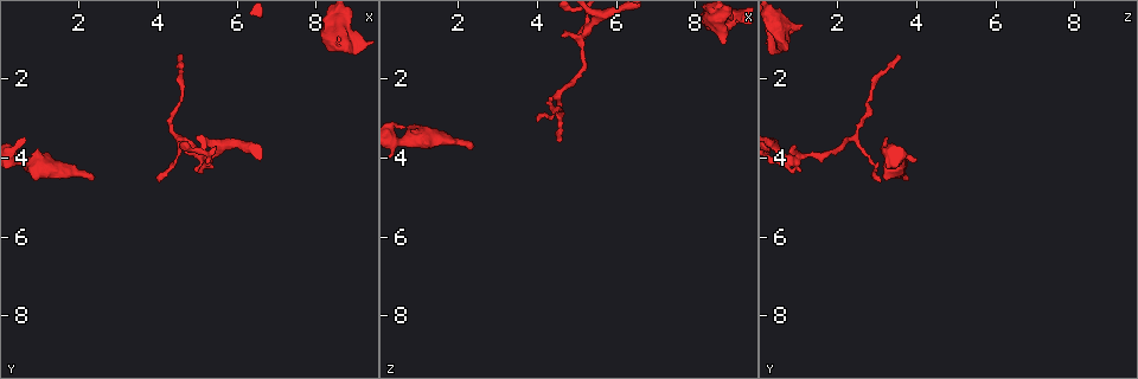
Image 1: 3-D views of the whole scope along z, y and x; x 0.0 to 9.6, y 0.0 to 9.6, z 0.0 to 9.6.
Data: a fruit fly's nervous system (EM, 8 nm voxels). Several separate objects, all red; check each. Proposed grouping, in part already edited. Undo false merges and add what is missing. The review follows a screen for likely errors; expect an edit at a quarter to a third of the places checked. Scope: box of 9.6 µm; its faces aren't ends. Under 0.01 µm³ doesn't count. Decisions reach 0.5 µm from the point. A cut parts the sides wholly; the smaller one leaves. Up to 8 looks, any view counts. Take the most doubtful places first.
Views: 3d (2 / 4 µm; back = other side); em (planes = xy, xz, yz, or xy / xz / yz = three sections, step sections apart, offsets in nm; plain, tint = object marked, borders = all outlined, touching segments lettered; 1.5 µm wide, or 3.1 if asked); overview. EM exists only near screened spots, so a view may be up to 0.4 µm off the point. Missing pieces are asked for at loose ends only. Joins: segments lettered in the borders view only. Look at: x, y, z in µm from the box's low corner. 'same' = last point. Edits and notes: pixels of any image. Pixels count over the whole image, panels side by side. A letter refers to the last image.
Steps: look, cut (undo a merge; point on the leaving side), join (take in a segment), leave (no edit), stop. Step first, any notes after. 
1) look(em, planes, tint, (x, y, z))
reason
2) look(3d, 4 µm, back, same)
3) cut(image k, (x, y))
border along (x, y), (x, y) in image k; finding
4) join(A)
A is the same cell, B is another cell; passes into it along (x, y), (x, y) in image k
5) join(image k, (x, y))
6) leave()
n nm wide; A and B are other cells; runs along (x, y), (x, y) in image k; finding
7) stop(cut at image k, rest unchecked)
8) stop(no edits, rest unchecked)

look(em, yz, step 8, borders, (8.70, 0.65, 1.15))
branch stops here

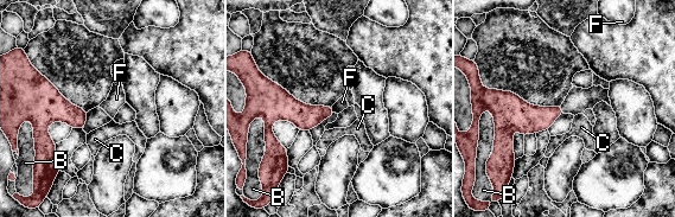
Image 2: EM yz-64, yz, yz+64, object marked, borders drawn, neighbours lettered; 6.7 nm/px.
leave()
B touches over 500 nm; B, C and F are other cells; no lettered segment goes on from it

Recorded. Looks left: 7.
look(em, planes, borders, (5.20, 4.05, 0.80))
abrupt turn

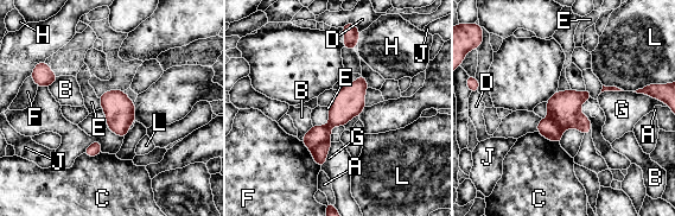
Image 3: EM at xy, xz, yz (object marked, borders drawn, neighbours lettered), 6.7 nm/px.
cut(image 3, (317, 134))
F touches over 240 nm; A, B, C, D, E, F, G, H, J and L are other cells; border along (330, 138), (320, 141), (311, 150) in image 3; two neurons meet here

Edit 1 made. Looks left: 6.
look(em, planes, borders, (4.55, 1.40, 3.60))
tapers out

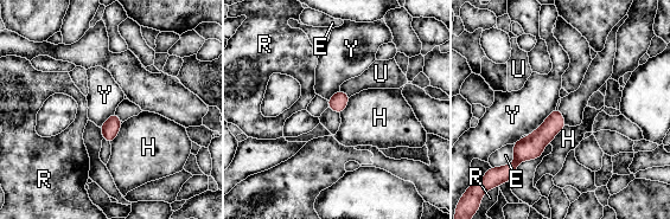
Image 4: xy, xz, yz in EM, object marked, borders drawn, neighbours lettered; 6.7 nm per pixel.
leave()
120 nm wide; E, H, R, U and Y are other cells; runs along (556, 113), (555, 122), (517, 160) in image 4; no lettered segment goes on from it

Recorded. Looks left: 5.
stop(cut at image 3, rest unchecked)

